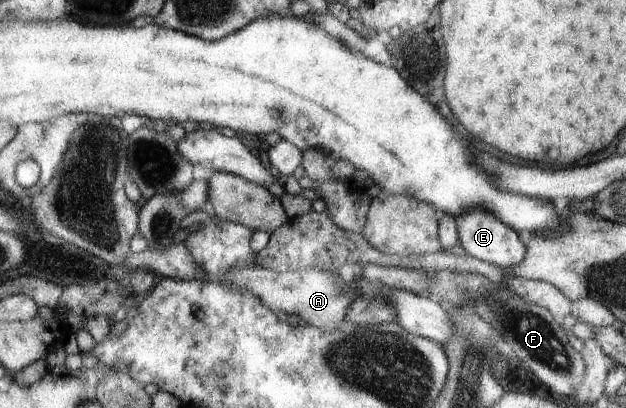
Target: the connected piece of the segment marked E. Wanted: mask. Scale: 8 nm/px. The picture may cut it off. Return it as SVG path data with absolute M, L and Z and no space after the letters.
M467 209L454 219L457 229L457 244L461 245L465 254L507 270L523 258L525 252L524 236L495 218L489 211Z

